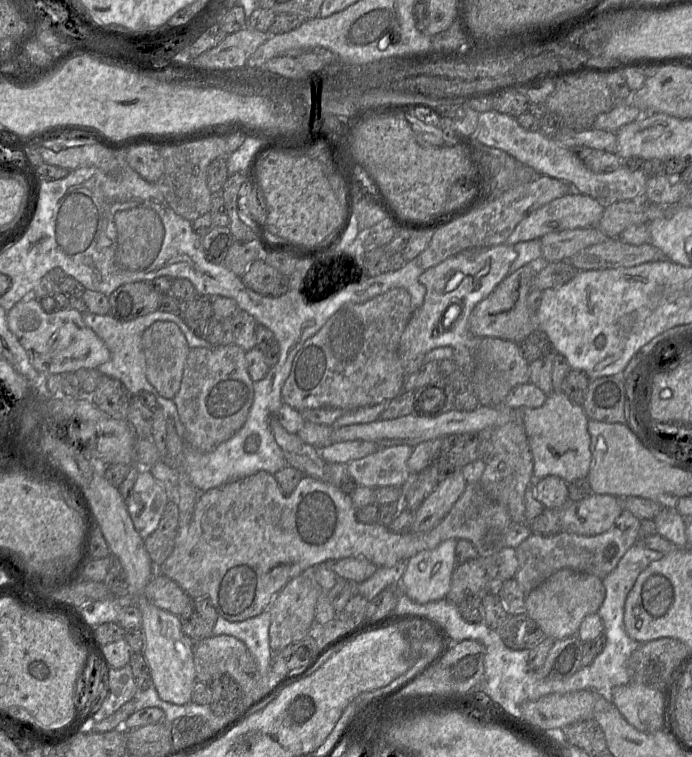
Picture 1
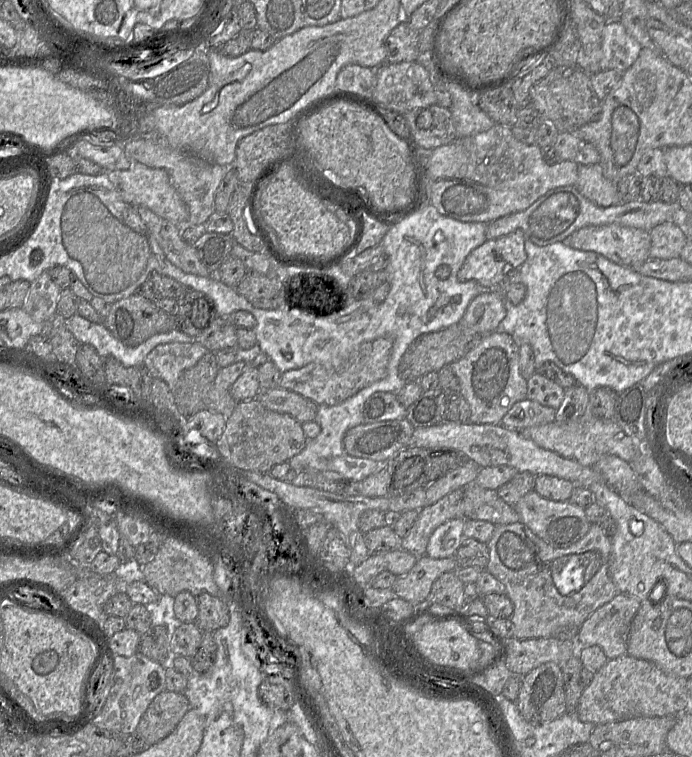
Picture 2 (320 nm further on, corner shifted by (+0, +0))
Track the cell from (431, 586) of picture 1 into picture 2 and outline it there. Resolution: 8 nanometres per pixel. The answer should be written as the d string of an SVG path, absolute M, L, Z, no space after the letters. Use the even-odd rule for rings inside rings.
M456 517L437 527L428 541L426 555L433 559L454 556L463 539L465 521Z

